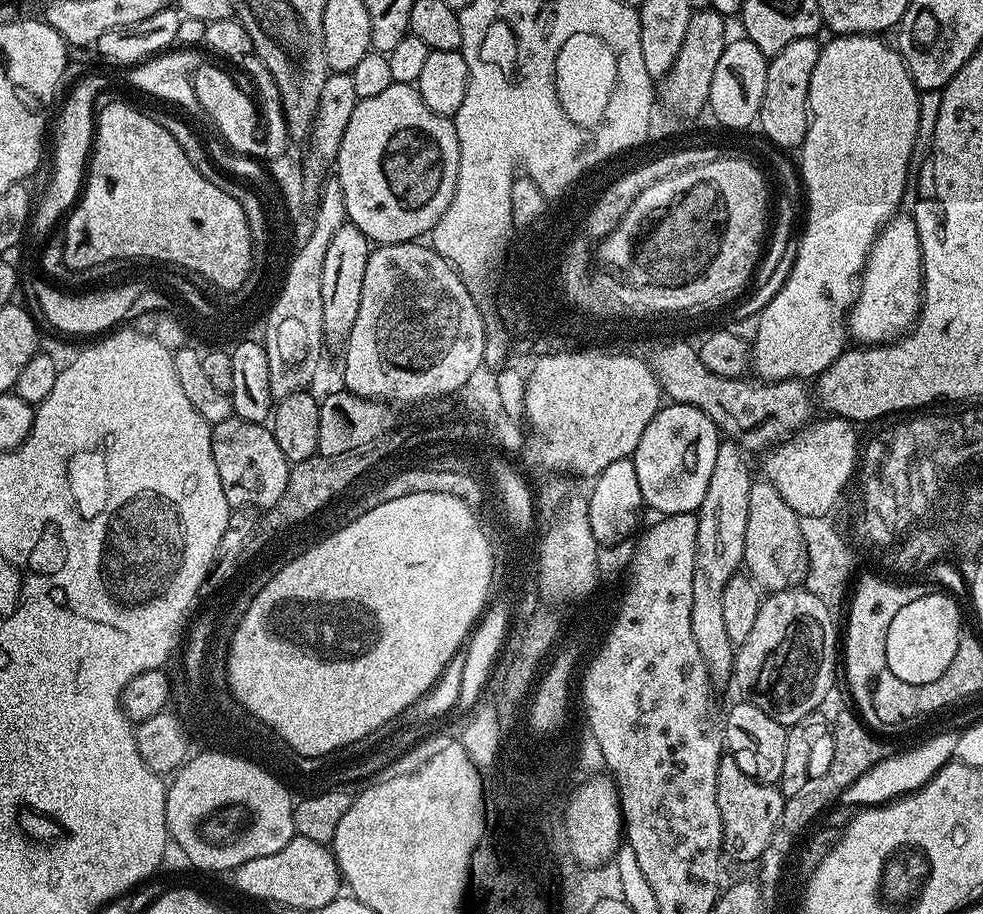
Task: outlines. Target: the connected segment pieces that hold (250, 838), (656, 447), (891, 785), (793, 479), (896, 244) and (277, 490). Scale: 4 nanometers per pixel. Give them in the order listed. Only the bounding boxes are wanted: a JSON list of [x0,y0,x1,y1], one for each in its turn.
[[164,754,296,872],[630,403,722,516],[841,731,958,808],[763,418,862,517],[848,214,924,346],[211,418,290,509]]

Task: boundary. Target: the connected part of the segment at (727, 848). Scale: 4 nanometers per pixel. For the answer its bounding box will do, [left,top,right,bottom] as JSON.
[716,754,785,864]

